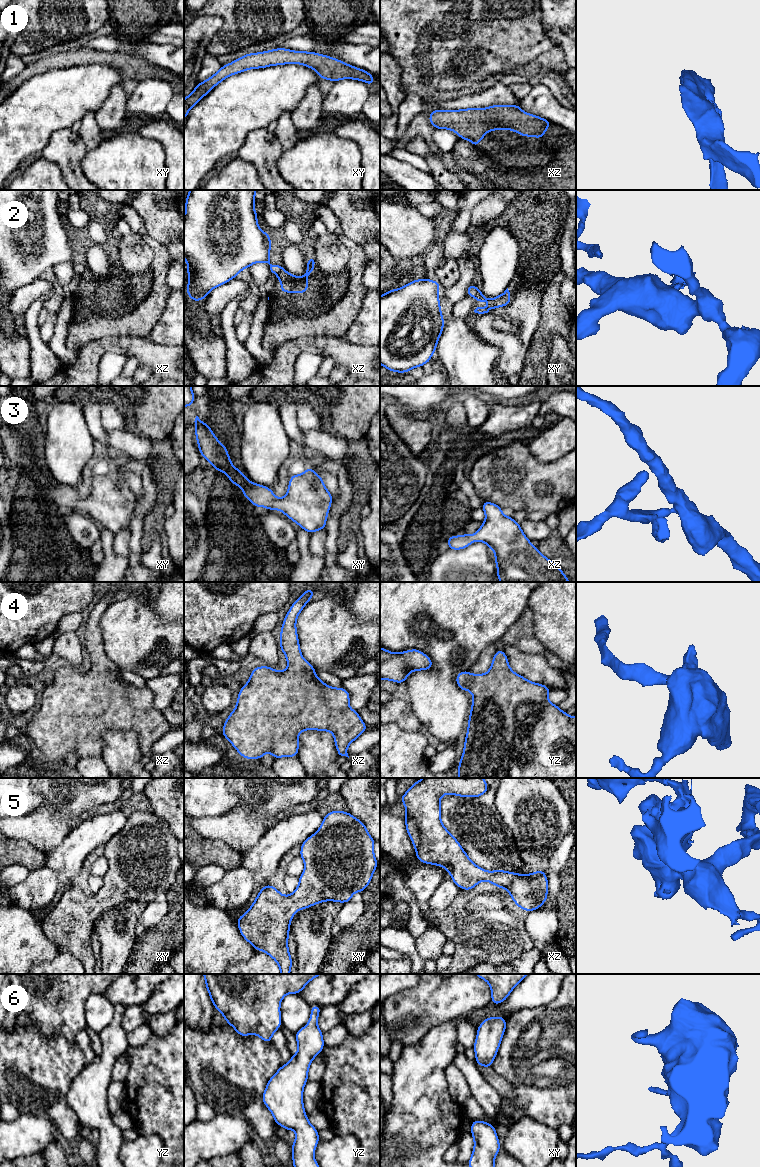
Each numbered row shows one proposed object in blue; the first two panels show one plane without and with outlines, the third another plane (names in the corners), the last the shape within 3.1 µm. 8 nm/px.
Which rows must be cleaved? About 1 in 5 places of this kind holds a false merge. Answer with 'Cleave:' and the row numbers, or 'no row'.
Cleave: 2

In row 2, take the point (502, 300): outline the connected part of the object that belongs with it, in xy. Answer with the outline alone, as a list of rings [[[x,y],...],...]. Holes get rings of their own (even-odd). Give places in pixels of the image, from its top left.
[[[507,288],[501,295],[494,297],[494,298],[488,298],[486,296],[484,296],[479,289],[477,295],[475,296],[475,301],[478,301],[478,302],[480,302],[480,301],[485,301],[485,302],[491,301],[492,304],[487,306],[486,308],[477,307],[474,310],[474,312],[478,313],[478,314],[488,313],[489,311],[491,311],[497,307],[504,307],[504,306],[510,305],[511,304],[510,292]]]

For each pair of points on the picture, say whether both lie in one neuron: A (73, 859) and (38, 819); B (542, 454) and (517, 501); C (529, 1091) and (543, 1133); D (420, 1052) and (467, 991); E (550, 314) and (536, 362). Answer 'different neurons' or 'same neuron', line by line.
A: different neurons
B: different neurons
C: different neurons
D: different neurons
E: same neuron

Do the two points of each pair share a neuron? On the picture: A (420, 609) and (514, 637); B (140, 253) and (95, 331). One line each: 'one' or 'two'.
A: two
B: two

